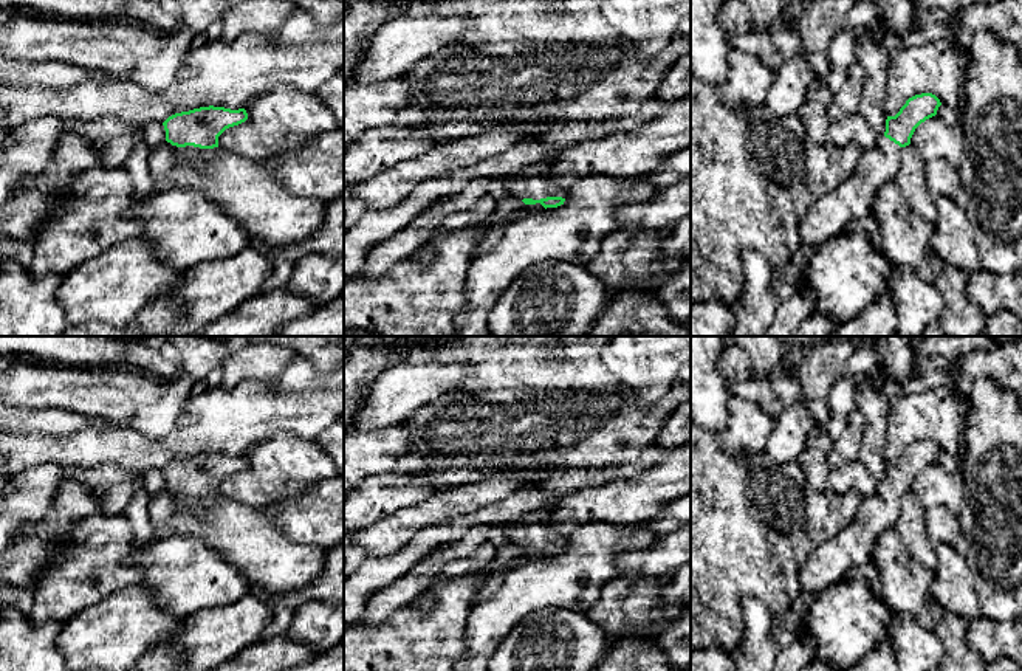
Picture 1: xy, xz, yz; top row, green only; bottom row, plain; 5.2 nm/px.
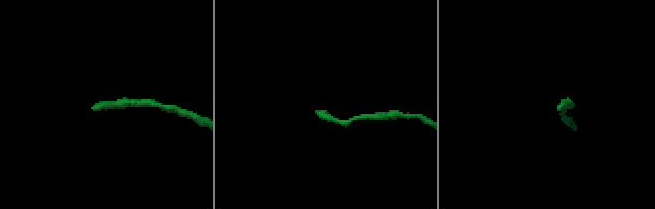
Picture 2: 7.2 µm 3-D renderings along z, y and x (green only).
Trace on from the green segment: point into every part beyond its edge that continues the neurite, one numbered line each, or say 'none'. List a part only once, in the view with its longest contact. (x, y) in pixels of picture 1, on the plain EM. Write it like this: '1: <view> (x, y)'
1: xy (197, 499)

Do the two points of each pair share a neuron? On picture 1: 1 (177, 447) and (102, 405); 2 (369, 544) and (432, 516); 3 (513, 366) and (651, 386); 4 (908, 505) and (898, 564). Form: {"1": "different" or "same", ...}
{"1": "different", "2": "same", "3": "different", "4": "different"}

